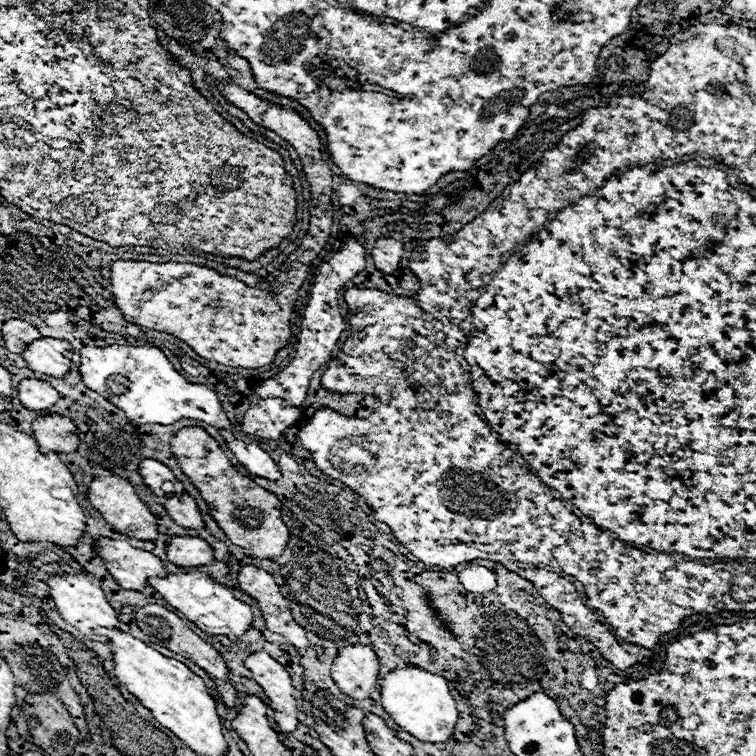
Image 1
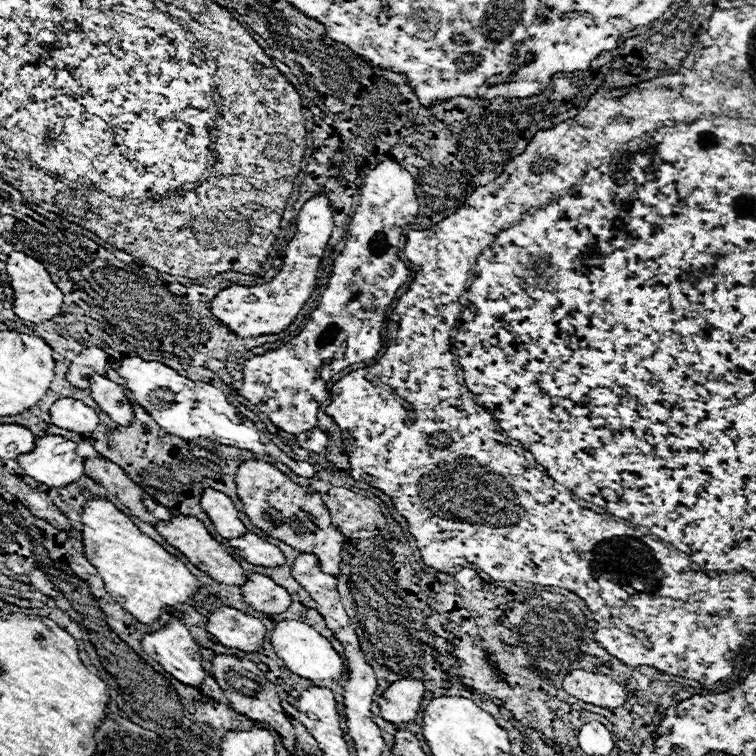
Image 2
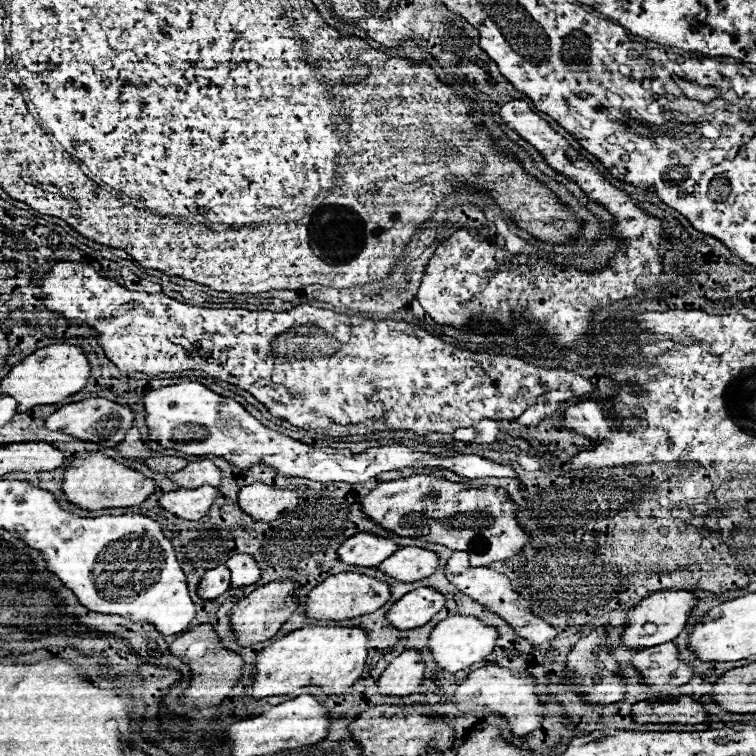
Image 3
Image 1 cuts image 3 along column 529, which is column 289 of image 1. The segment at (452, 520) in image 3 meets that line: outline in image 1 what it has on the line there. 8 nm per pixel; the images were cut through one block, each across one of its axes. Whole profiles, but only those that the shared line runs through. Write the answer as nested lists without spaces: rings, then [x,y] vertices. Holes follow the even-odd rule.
[[[182,428],[172,438],[172,452],[176,454],[182,472],[210,504],[210,516],[218,522],[232,544],[252,550],[256,558],[274,560],[284,554],[290,532],[282,522],[280,500],[276,498],[276,494],[260,488],[254,480],[242,476],[206,430]]]

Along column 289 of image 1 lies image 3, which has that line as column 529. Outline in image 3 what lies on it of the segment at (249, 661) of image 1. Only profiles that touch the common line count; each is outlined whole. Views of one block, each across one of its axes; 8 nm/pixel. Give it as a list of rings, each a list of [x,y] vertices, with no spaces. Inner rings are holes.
[[[488,664],[484,668],[474,670],[454,692],[452,702],[456,702],[460,712],[472,714],[472,712],[482,712],[482,714],[498,714],[504,716],[506,722],[510,724],[508,730],[512,736],[526,736],[528,732],[534,732],[540,728],[544,720],[544,702],[540,702],[540,694],[534,694],[534,688],[538,686],[536,678],[526,672],[512,672],[510,668],[494,666]]]

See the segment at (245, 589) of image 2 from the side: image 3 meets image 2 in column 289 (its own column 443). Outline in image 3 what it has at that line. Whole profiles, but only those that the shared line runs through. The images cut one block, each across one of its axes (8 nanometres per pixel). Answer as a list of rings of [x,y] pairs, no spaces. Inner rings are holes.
[[[418,588],[402,596],[394,606],[388,610],[388,620],[392,626],[404,628],[418,628],[432,620],[446,604],[446,596],[434,588]]]

